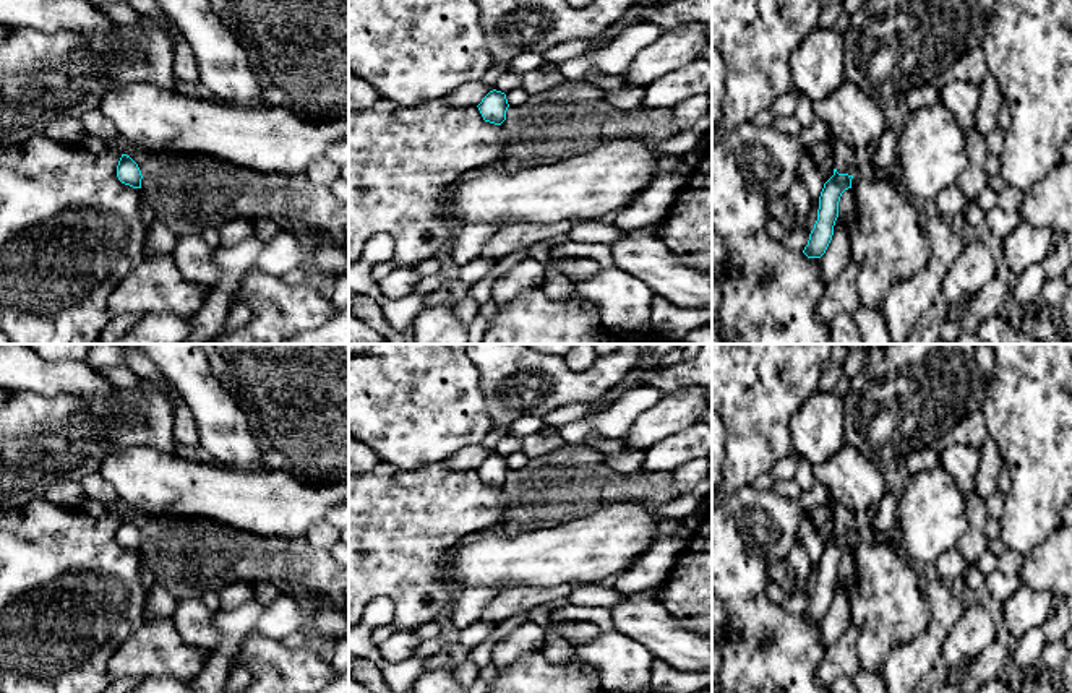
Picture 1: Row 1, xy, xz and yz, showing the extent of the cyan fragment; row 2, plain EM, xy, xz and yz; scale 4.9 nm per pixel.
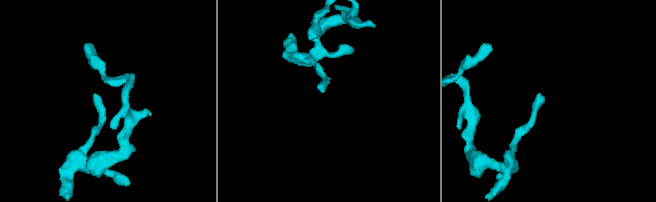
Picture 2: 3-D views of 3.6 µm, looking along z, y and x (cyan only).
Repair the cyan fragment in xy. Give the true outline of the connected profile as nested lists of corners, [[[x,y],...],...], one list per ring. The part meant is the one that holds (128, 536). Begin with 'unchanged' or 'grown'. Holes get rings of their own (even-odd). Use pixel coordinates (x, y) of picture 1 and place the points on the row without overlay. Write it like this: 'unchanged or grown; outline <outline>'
unchanged; outline [[[122,518],[118,524],[117,540],[125,549],[141,552],[141,542],[143,542],[141,534],[138,527],[126,518]]]

